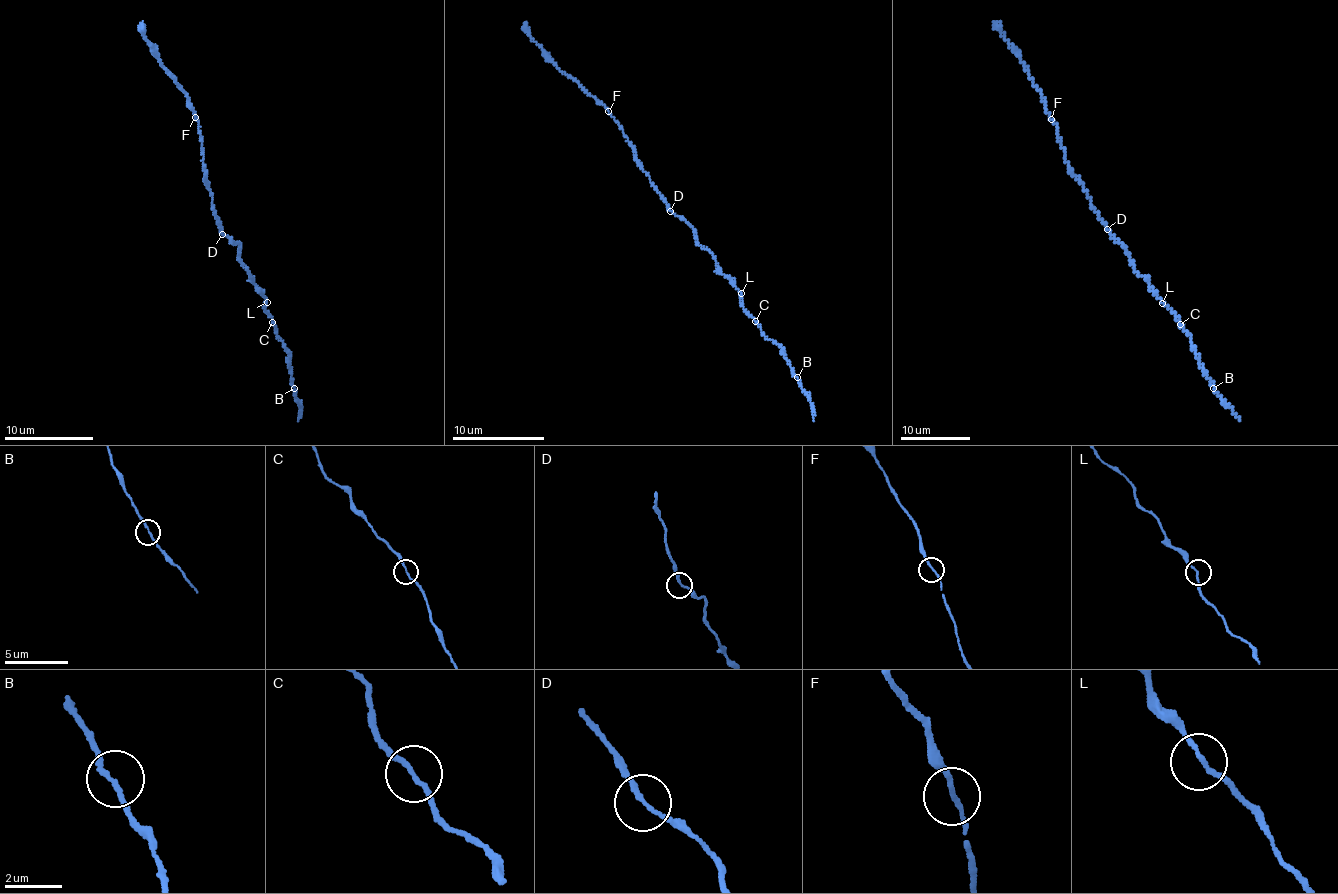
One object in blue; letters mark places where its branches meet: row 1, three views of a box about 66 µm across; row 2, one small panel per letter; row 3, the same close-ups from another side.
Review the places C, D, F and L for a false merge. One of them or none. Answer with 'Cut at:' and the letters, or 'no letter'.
Cut at: no letter

